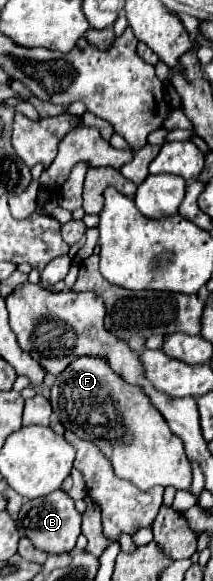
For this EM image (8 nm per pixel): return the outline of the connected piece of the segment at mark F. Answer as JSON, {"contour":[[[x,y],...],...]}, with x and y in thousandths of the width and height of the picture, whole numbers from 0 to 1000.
{"contour":[[[376,613],[263,647],[235,692],[310,740],[441,761],[488,778],[545,819],[638,833],[657,843],[704,843],[732,833],[883,843],[901,809],[883,809],[864,764],[657,671],[657,664],[582,657],[582,651],[516,633],[498,616]]]}

